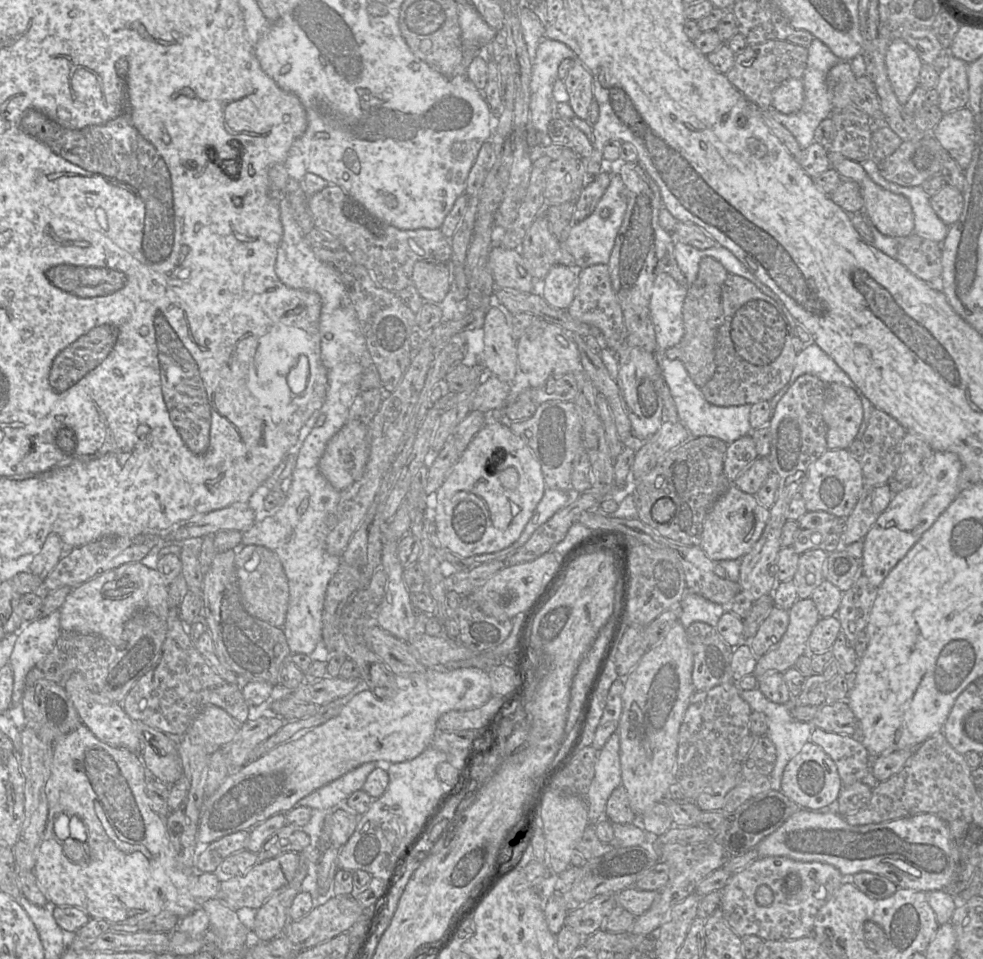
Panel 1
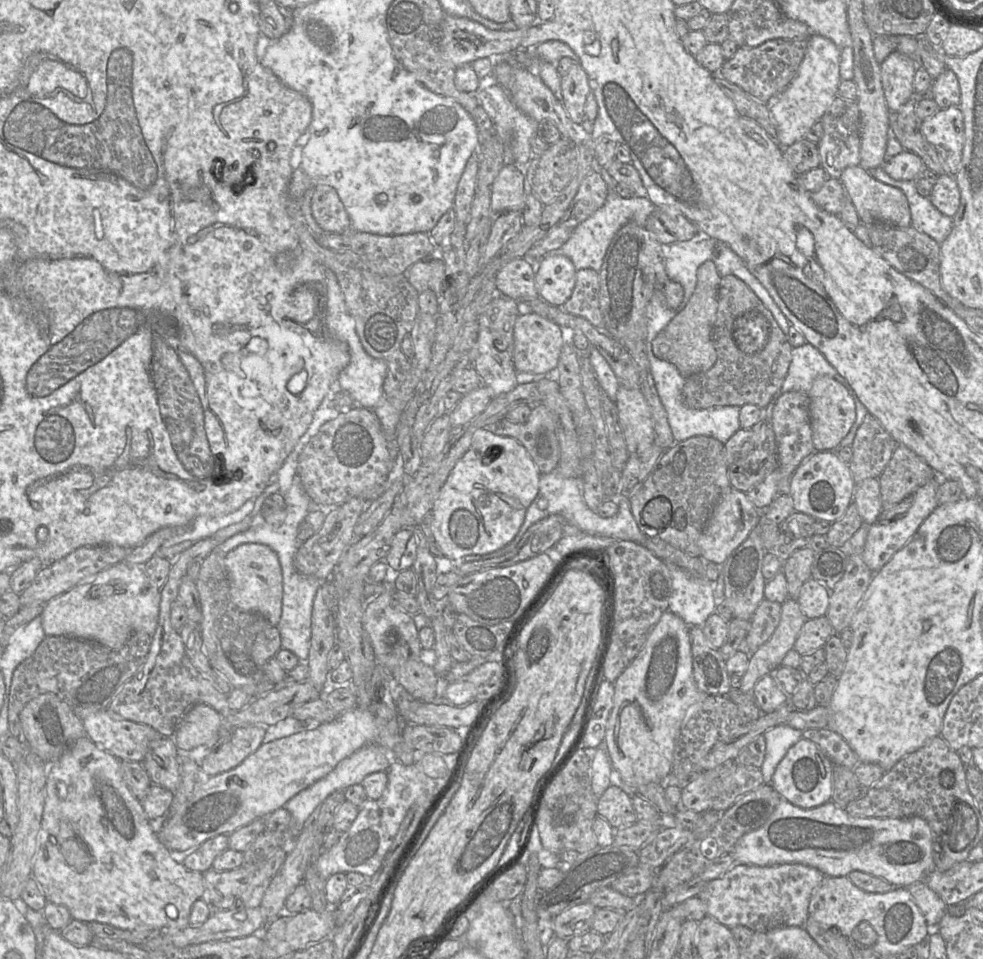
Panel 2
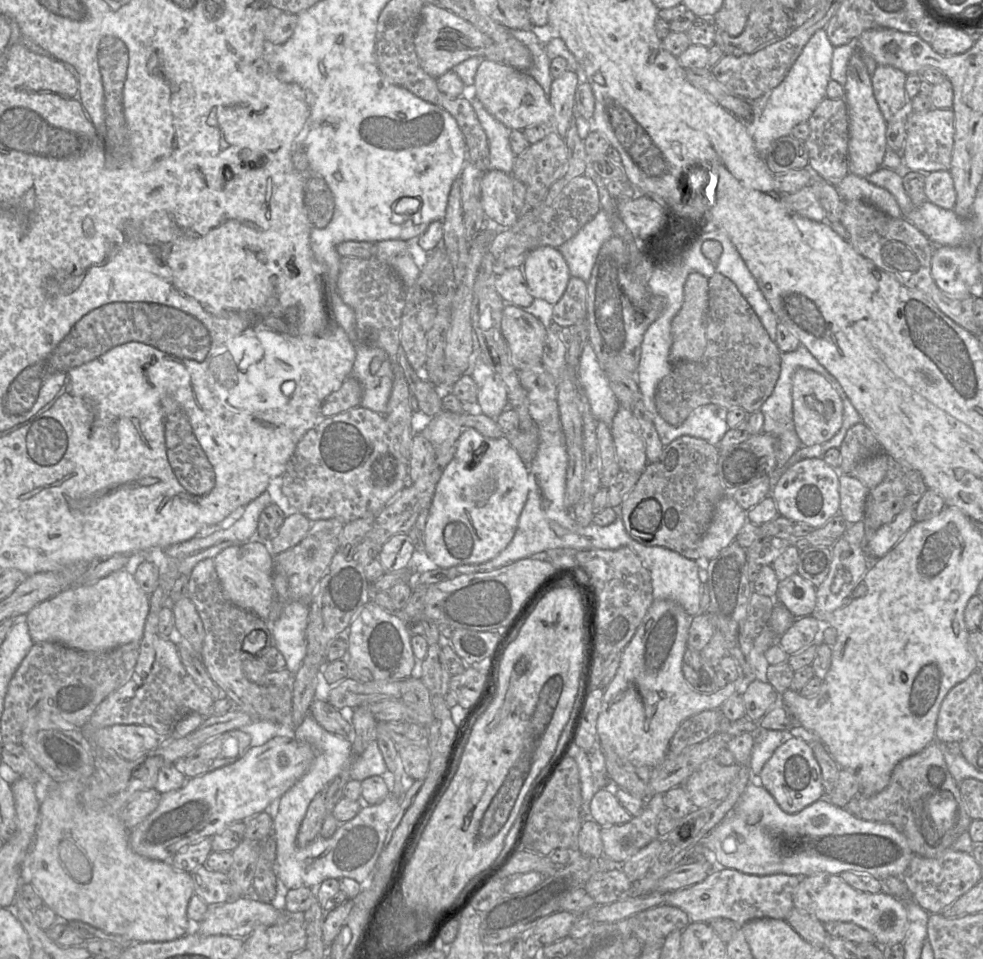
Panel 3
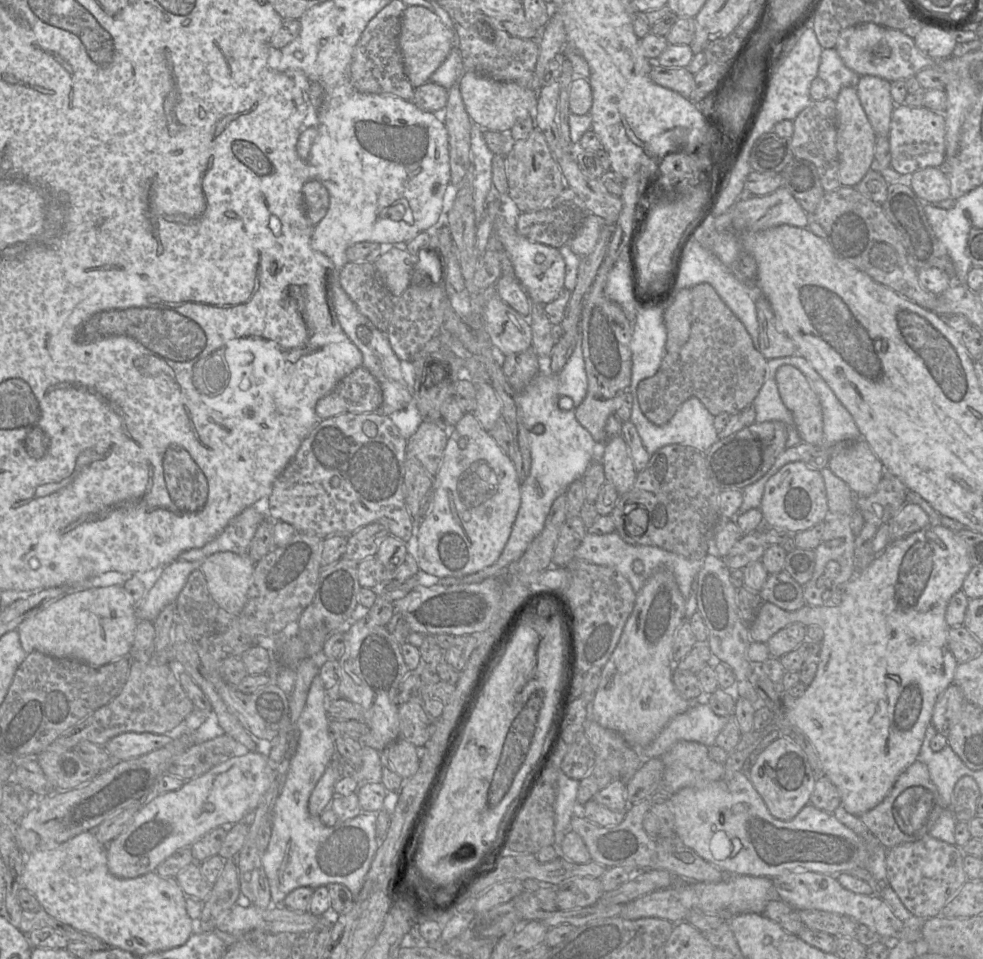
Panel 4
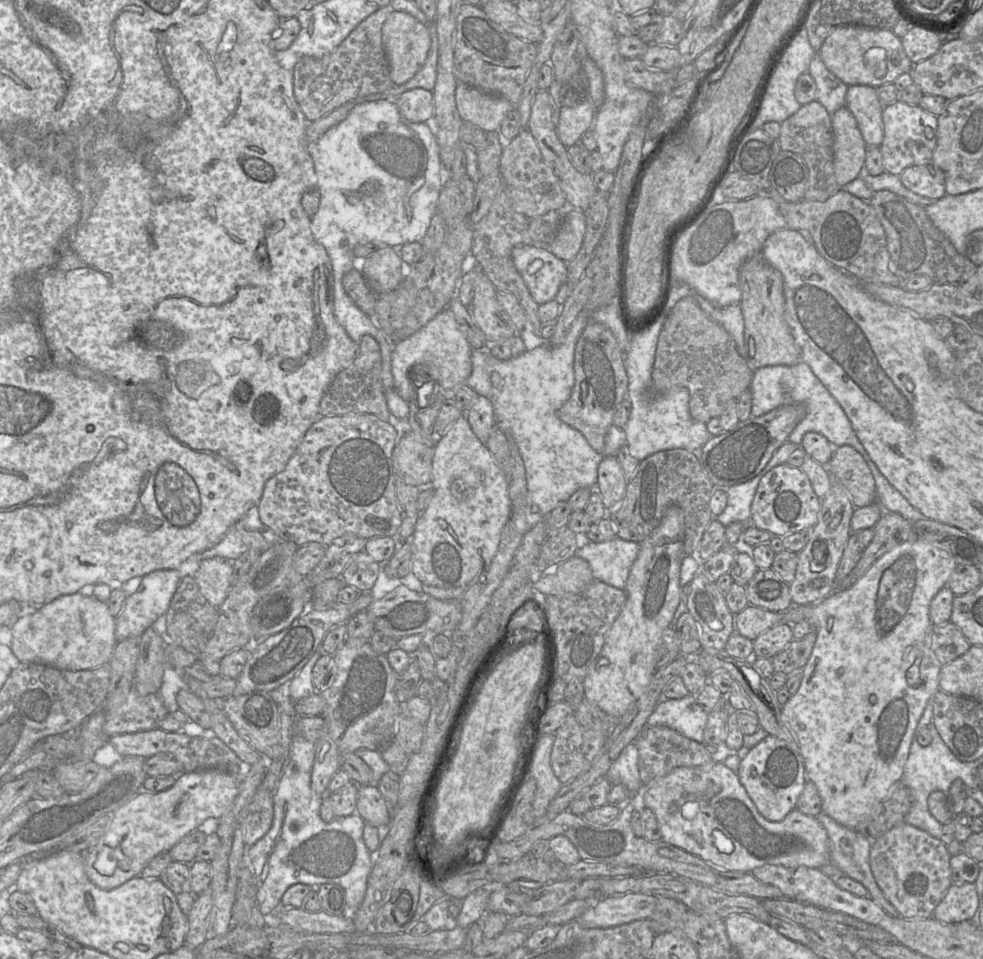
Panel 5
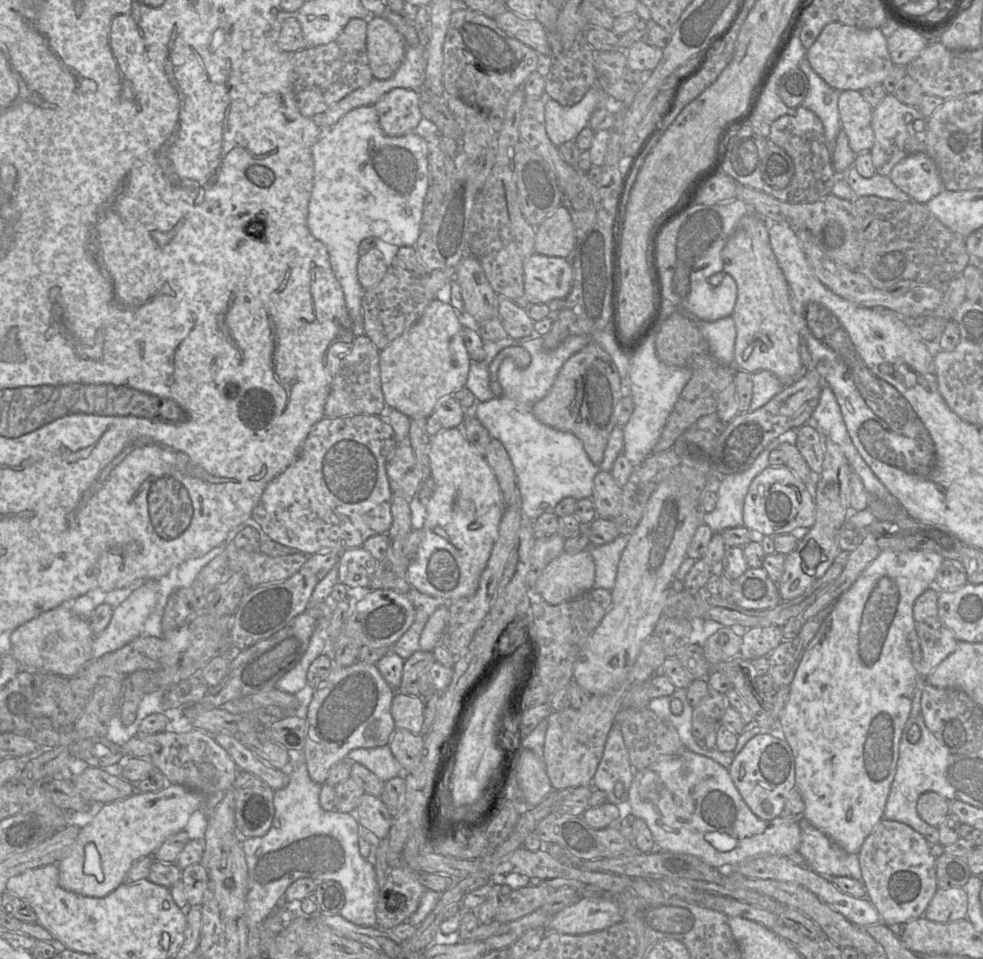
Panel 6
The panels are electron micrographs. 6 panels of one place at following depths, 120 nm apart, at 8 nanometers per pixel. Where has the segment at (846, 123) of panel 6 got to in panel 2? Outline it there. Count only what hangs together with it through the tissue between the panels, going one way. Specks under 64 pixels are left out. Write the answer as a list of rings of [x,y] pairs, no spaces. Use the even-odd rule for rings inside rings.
[[[897,50],[881,63],[881,78],[885,100],[890,112],[897,112],[914,96],[913,80],[917,62]]]

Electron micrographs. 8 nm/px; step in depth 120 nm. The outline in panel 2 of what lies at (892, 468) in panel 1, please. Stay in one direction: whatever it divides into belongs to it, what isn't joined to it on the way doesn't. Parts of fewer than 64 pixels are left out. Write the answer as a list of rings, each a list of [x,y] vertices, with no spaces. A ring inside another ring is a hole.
[[[868,412],[851,445],[852,459],[848,465],[854,482],[880,477],[898,444],[879,420]]]

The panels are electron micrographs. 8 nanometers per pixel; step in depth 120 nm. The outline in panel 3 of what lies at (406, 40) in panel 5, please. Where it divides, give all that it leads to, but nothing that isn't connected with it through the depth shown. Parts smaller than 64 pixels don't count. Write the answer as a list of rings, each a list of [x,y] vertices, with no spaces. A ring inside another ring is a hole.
[[[432,4],[423,6],[414,45],[420,65],[429,76],[437,79],[469,58],[485,58],[492,44],[490,37],[449,10]]]

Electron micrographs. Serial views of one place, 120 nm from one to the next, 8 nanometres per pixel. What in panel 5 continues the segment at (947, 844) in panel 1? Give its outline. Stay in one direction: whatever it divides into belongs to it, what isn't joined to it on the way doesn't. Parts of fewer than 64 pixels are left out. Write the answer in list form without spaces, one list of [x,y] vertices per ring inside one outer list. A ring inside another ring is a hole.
[[[722,762],[677,767],[665,776],[655,778],[647,784],[642,783],[642,798],[645,807],[651,809],[656,816],[661,840],[694,854],[719,869],[750,873],[764,865],[820,868],[831,863],[827,831],[816,817],[793,809],[780,822],[767,820],[749,797],[737,772]]]

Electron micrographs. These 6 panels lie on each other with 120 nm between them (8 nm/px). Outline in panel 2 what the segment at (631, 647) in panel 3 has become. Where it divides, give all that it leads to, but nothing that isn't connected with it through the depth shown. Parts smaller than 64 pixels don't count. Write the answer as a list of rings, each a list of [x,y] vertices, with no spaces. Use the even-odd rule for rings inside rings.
[[[788,597],[783,603],[781,603],[780,622],[774,633],[756,650],[756,652],[749,656],[748,669],[742,676],[741,685],[739,687],[743,693],[752,692],[753,687],[760,678],[770,674],[781,666],[783,658],[788,651],[793,649],[797,636],[807,620],[808,618],[802,613],[797,600]],[[669,610],[664,612],[648,632],[643,648],[614,682],[613,708],[606,727],[605,743],[612,767],[636,793],[642,784],[666,785],[666,779],[672,773],[675,744],[687,710],[708,696],[698,689],[694,681],[689,629],[690,626],[679,616]]]

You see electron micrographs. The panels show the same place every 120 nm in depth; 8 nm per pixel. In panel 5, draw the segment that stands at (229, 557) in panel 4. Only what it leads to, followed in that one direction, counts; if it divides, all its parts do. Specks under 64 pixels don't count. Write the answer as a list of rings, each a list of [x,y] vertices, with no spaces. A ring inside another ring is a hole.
[[[222,557],[205,559],[194,578],[205,599],[218,608],[233,585],[233,561]]]

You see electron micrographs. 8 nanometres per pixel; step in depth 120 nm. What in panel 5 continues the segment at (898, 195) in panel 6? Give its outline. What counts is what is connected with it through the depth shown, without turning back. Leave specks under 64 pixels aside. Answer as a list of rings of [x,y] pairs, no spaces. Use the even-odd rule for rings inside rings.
[[[865,166],[862,167],[859,178],[863,179],[865,183],[874,191],[881,190],[891,191],[899,196],[906,198],[908,201],[926,207],[933,204],[938,199],[930,199],[920,196],[908,188],[906,188],[899,175],[891,174],[884,171],[879,175],[871,175]]]

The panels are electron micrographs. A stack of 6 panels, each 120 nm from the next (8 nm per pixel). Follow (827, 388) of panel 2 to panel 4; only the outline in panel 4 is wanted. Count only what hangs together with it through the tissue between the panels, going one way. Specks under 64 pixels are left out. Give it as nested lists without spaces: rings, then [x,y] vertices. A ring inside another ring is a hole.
[[[783,365],[777,370],[776,383],[802,441],[825,446],[822,406],[805,375],[794,366]]]

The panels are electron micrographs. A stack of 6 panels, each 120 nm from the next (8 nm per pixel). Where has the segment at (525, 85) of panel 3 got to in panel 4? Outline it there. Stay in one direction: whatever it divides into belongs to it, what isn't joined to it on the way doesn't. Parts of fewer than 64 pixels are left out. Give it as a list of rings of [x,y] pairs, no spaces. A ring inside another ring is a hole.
[[[464,72],[459,79],[462,100],[471,121],[486,129],[509,132],[515,123],[528,116],[534,117],[538,90],[523,87],[516,82],[494,80],[476,72]]]

